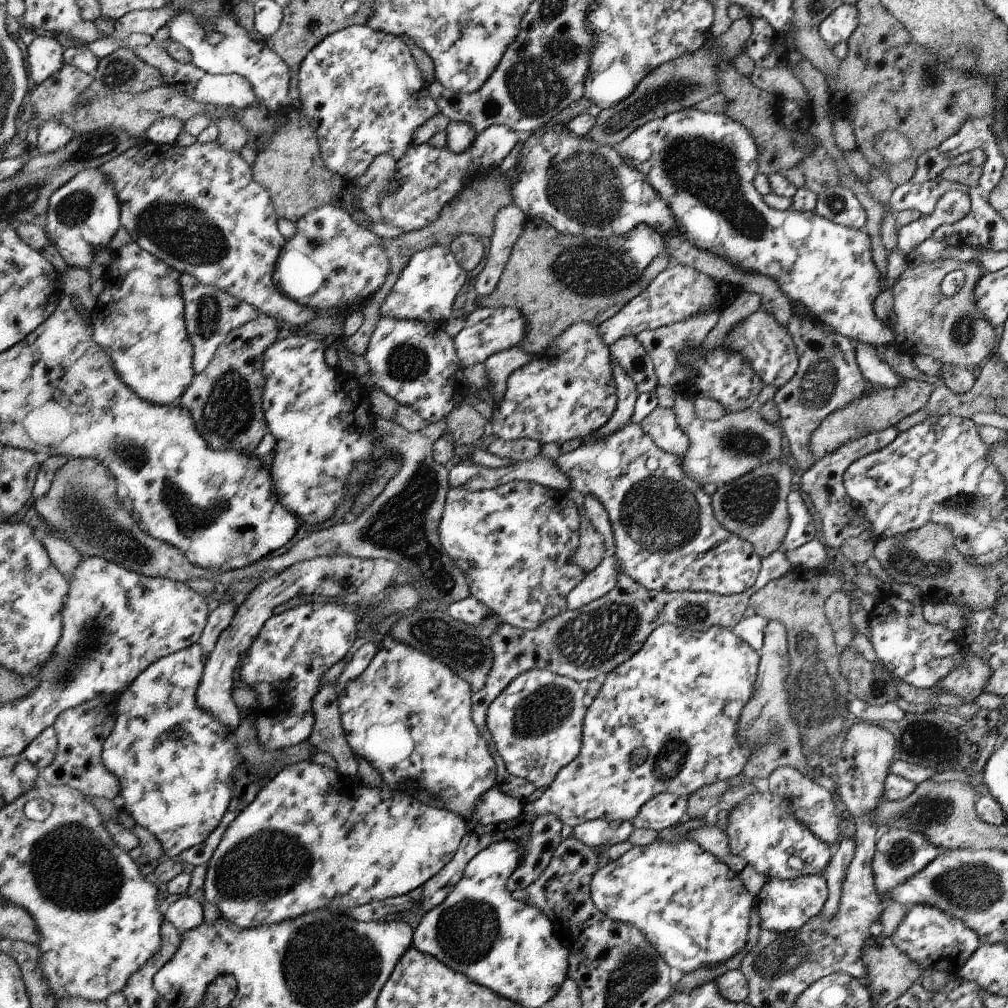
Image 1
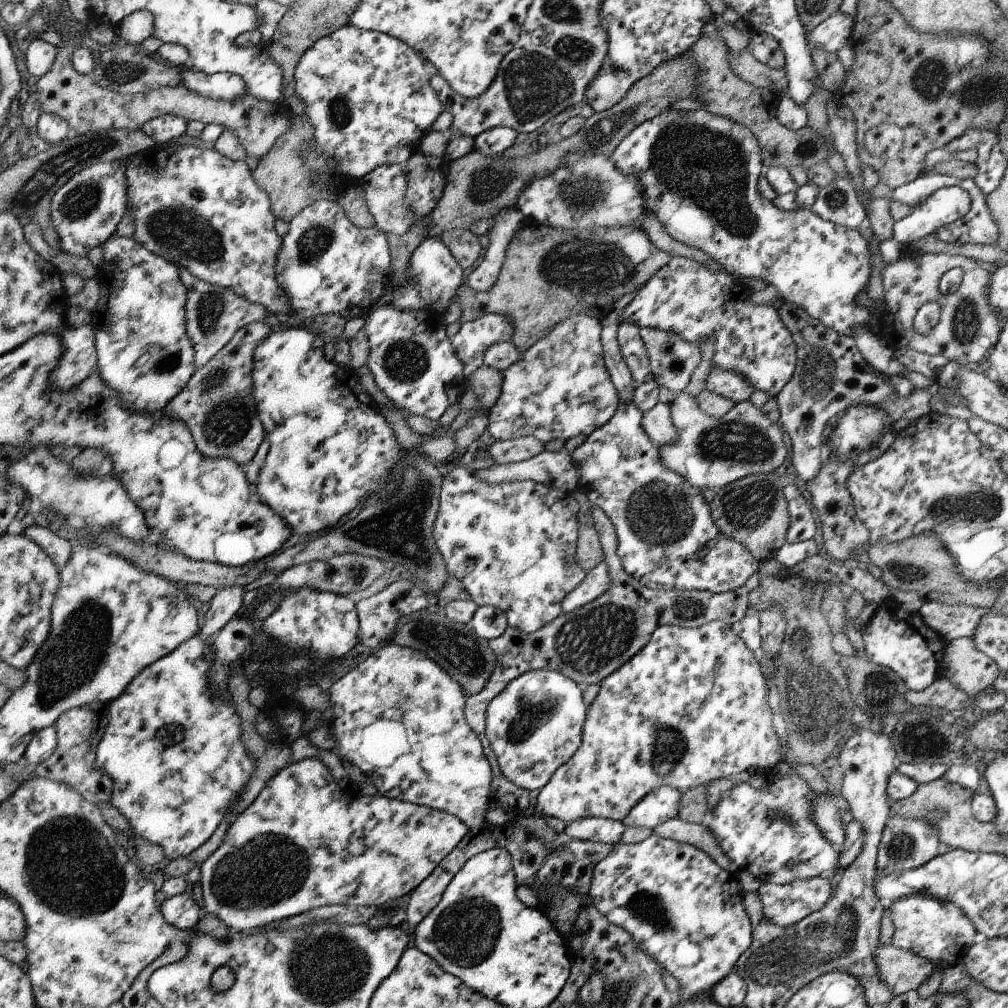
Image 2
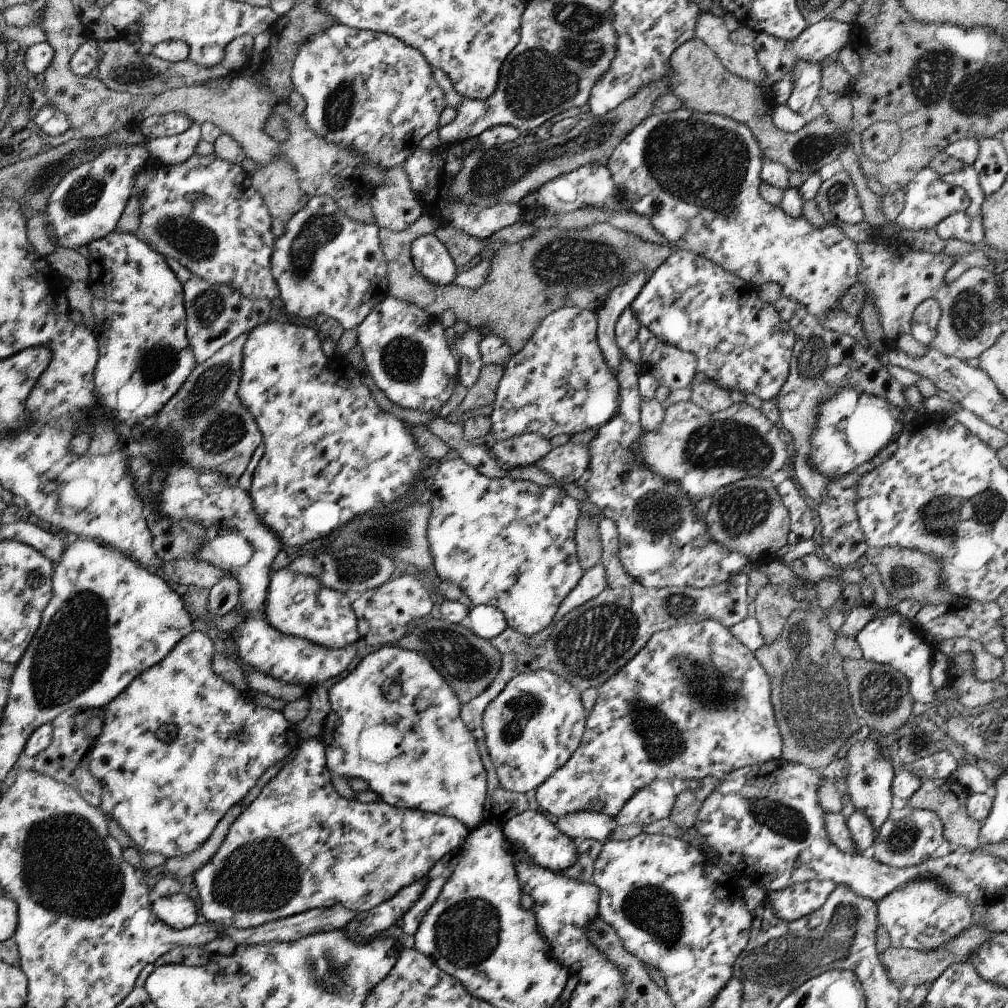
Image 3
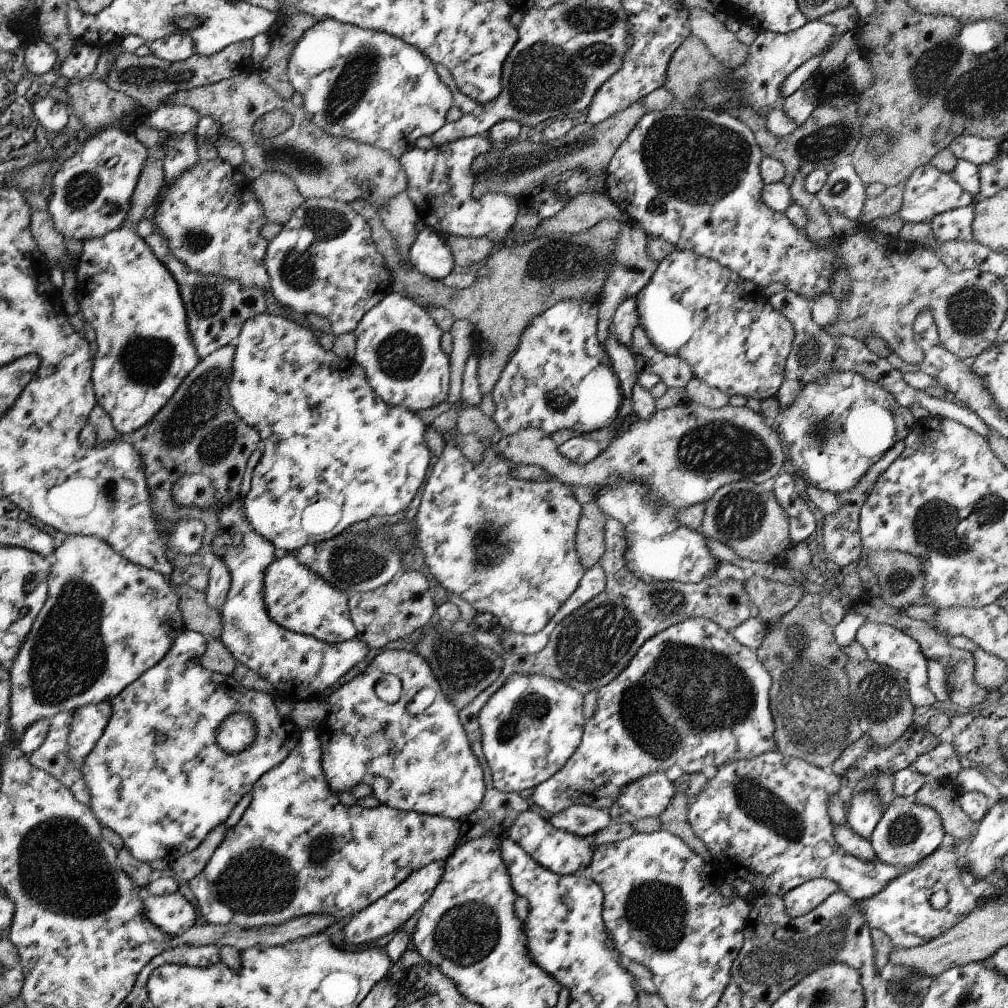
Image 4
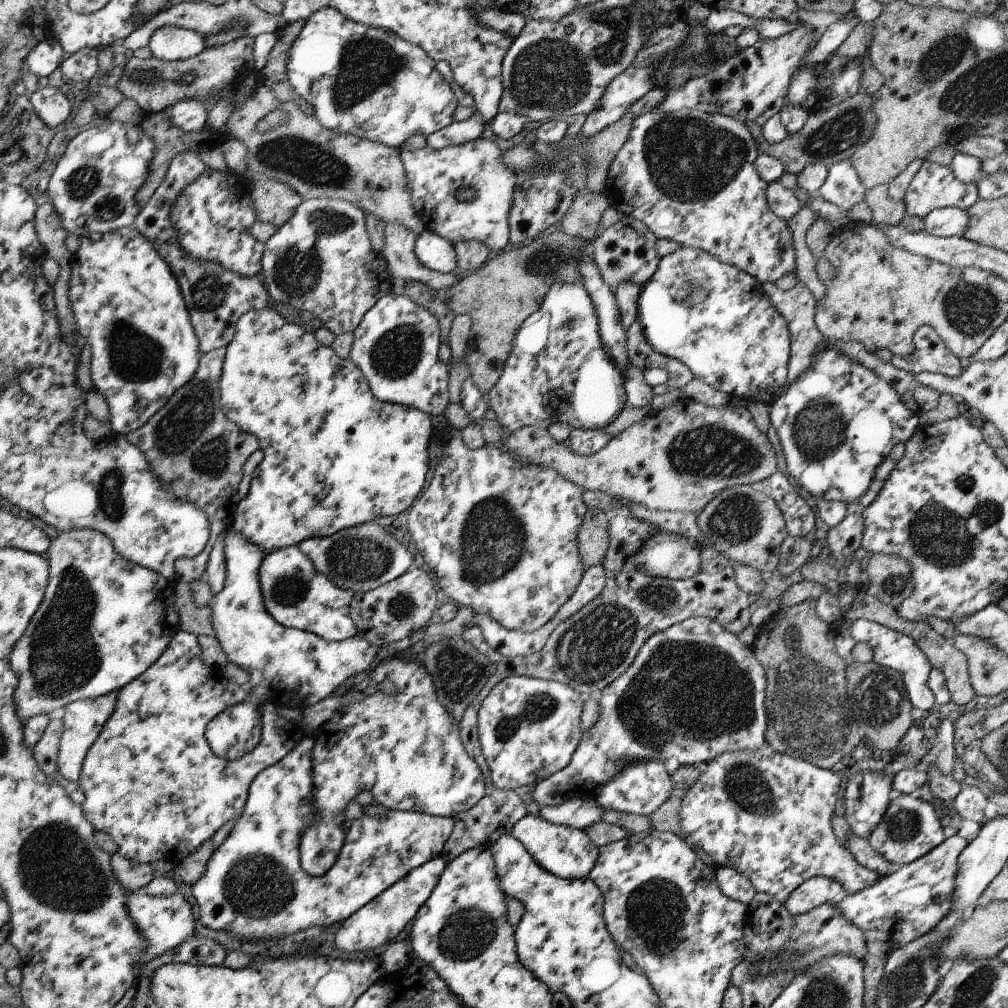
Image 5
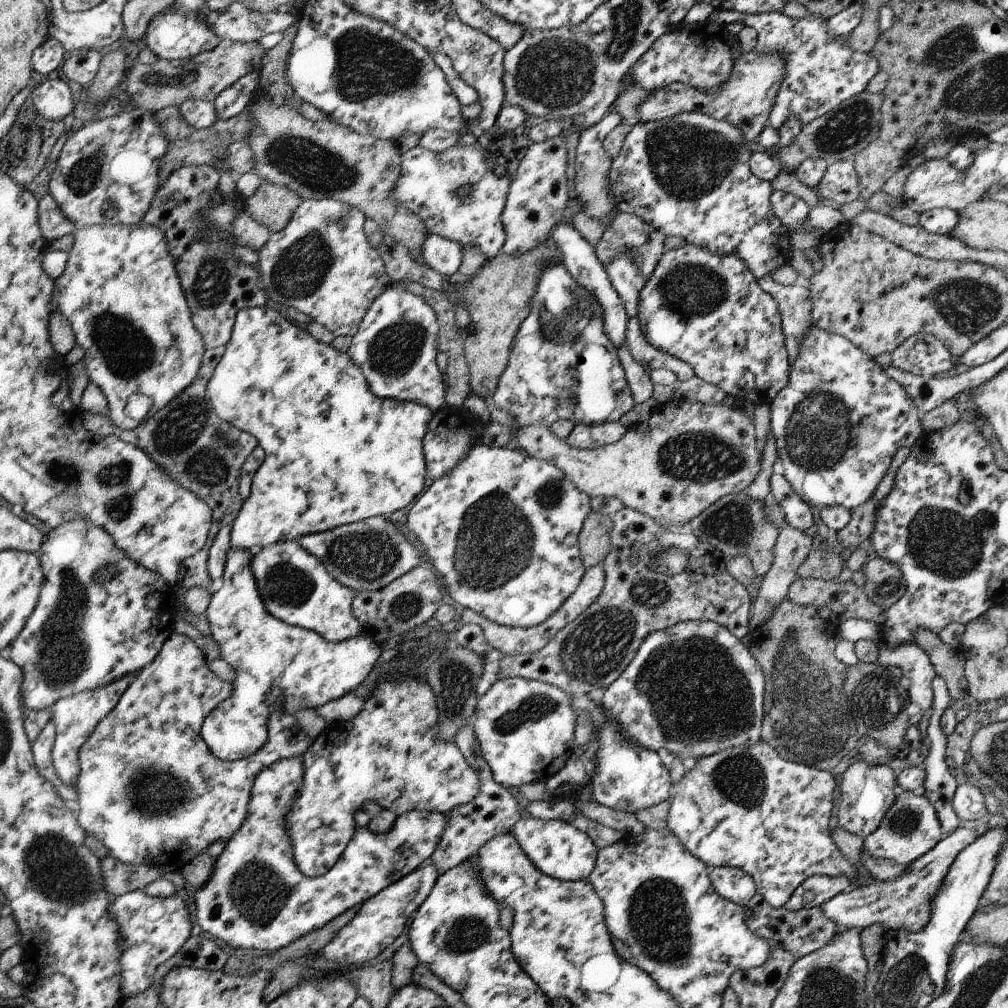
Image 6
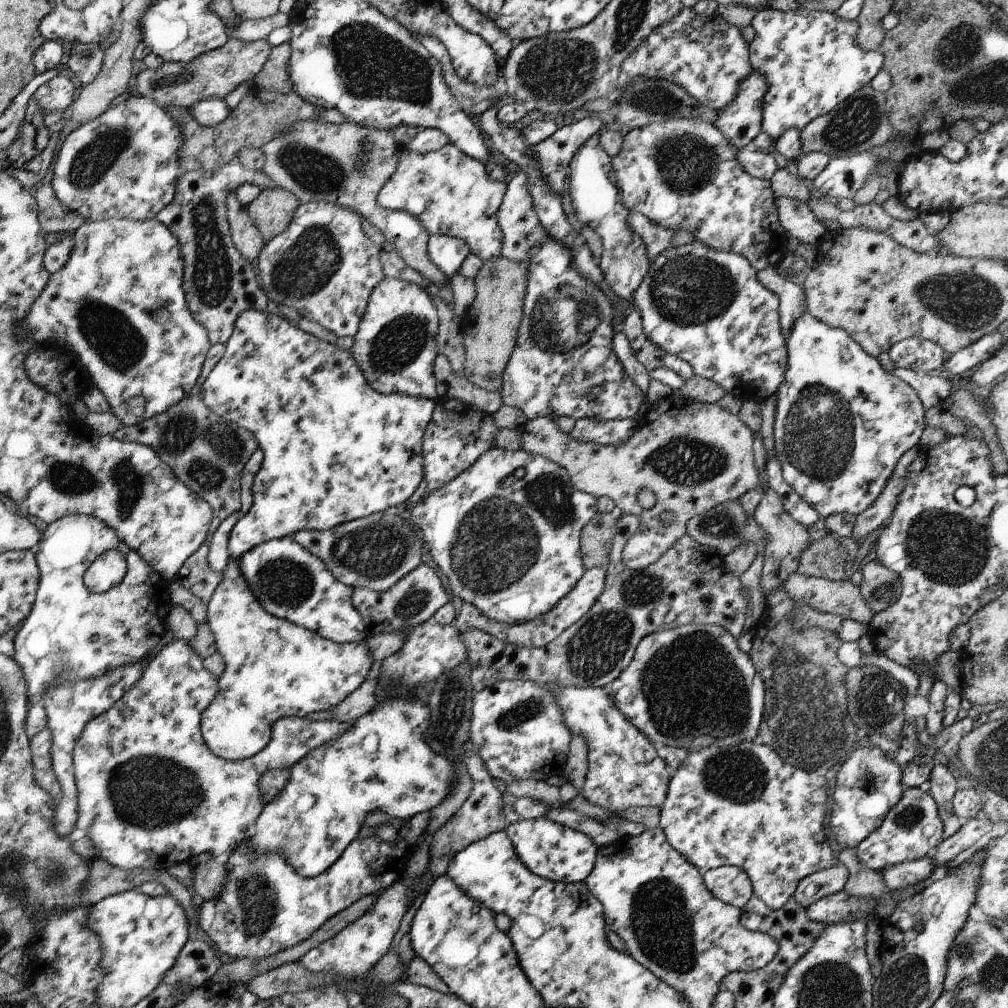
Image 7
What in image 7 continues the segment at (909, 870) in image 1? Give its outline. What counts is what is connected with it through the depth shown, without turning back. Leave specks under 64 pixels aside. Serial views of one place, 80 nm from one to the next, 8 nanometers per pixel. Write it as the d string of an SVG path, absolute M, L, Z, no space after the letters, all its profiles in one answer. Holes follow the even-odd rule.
M919 788L905 789L904 796L886 813L880 828L870 833L857 844L860 862L865 862L872 870L883 870L896 863L905 863L928 856L942 840L942 823L938 818L940 808L936 808L933 795L924 794Z

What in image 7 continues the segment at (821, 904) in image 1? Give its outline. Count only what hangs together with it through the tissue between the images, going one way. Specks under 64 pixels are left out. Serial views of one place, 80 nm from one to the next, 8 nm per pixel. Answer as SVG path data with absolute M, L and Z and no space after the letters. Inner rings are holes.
M842 864L836 865L832 870L821 870L811 874L800 882L792 898L800 906L807 909L821 898L829 897L844 890L849 870Z

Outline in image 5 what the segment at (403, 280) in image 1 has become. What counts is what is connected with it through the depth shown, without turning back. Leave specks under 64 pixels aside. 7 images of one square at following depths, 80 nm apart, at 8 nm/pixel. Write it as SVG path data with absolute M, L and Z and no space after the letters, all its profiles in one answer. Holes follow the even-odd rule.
M426 228L417 236L414 254L424 266L438 274L452 273L457 267L453 243Z

